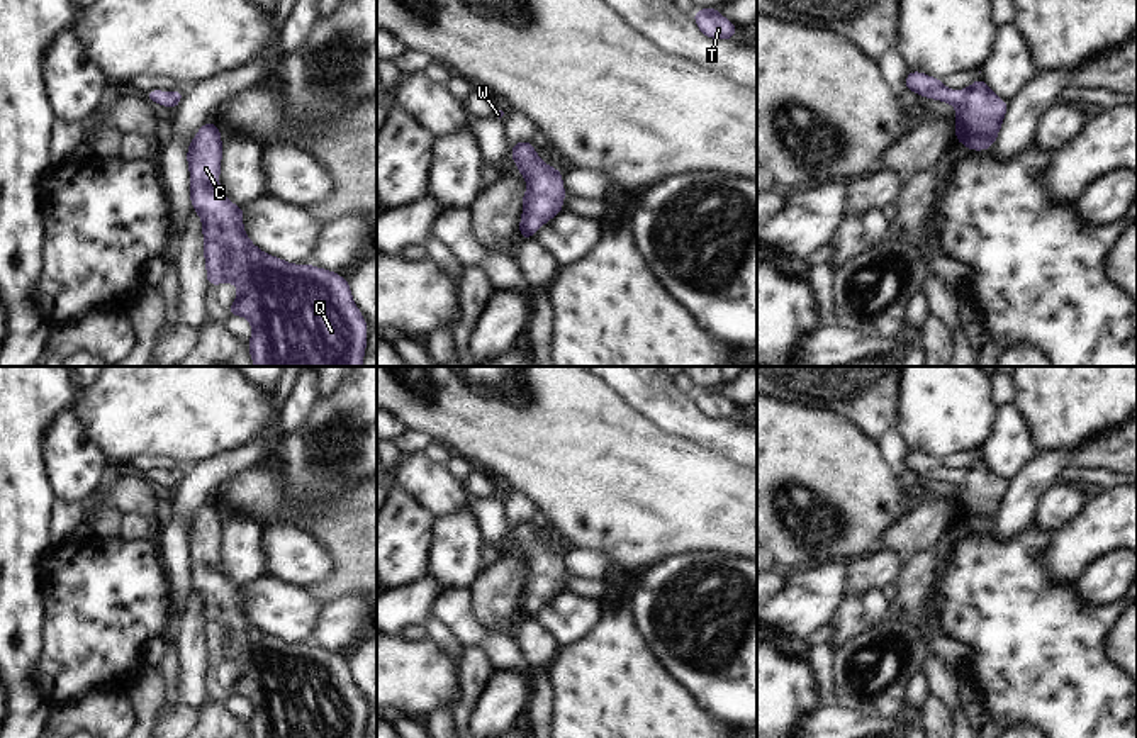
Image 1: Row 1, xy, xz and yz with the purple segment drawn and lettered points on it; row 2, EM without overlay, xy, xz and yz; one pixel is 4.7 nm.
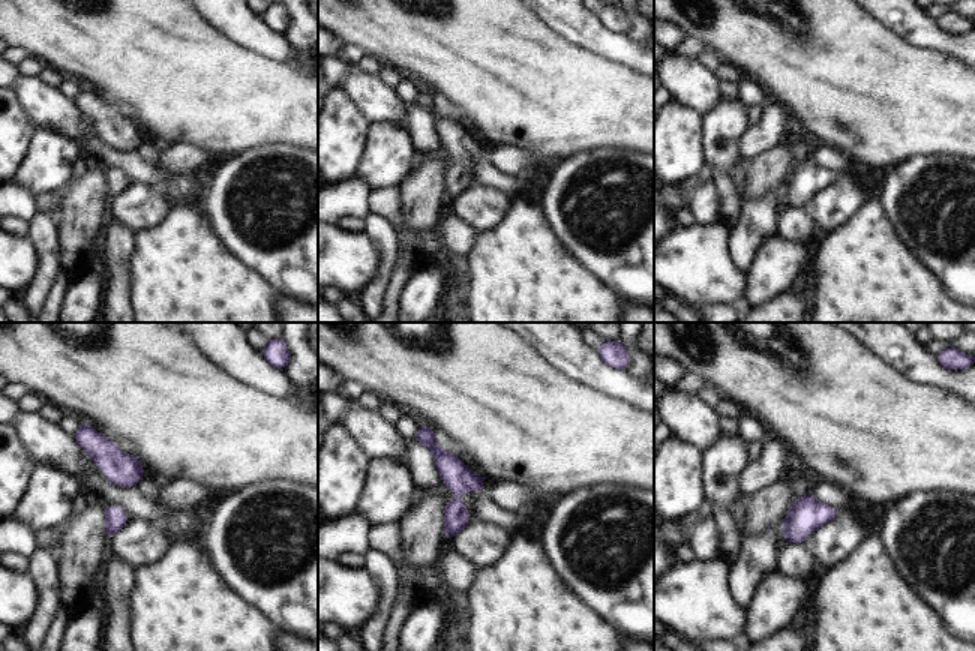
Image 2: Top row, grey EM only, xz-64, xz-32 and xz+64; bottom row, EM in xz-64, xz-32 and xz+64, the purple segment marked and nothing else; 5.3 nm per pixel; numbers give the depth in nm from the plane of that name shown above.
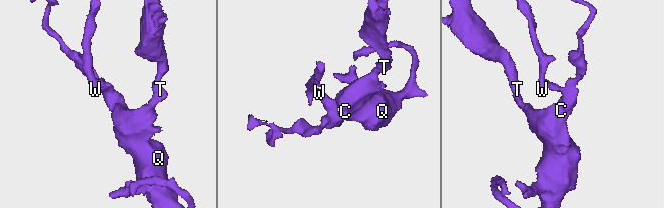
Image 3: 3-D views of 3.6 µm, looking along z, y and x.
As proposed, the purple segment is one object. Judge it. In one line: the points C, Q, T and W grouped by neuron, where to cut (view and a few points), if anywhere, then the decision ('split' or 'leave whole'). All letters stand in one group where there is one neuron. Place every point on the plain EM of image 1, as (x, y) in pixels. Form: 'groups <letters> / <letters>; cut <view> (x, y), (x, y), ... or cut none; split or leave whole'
groups C Q T W; cut none; leave whole

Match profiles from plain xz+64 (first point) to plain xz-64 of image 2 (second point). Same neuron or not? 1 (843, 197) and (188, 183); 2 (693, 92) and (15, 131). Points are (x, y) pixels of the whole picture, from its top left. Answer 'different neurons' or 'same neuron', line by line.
1: different neurons
2: different neurons

